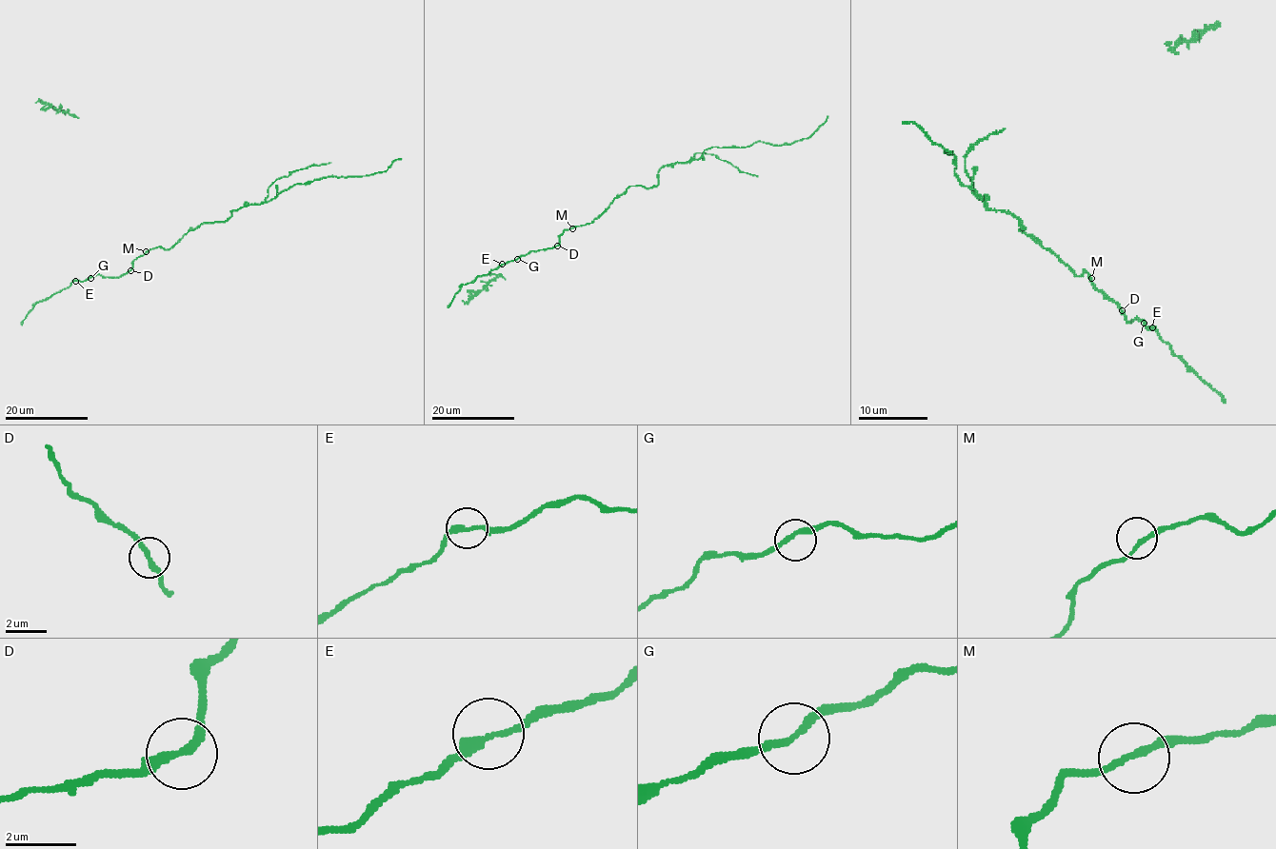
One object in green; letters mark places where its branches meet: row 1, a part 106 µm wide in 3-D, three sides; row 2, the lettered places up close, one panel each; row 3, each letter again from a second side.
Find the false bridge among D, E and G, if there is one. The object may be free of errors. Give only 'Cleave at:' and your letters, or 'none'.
Cleave at: D

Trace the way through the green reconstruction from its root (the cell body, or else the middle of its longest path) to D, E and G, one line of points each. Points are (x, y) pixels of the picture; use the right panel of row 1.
D: (1038, 241), (1078, 276), (1086, 270), (1091, 283), (1121, 310)
E: (1038, 241), (1078, 276), (1086, 270), (1091, 283), (1123, 310), (1127, 323), (1137, 318), (1147, 328), (1152, 328)
G: (1038, 241), (1078, 276), (1086, 270), (1091, 283), (1123, 310), (1127, 323), (1135, 318), (1144, 323)

